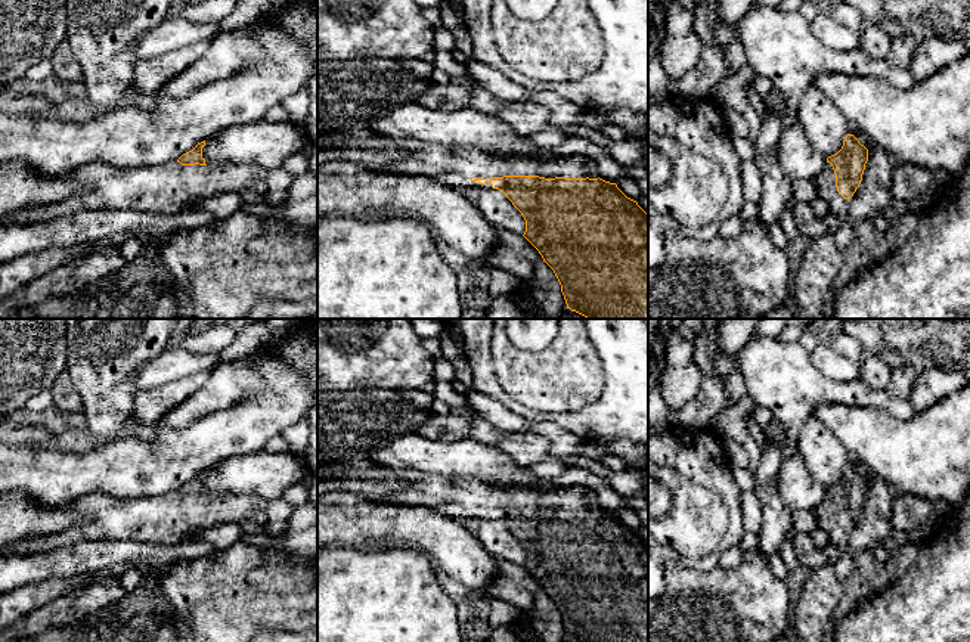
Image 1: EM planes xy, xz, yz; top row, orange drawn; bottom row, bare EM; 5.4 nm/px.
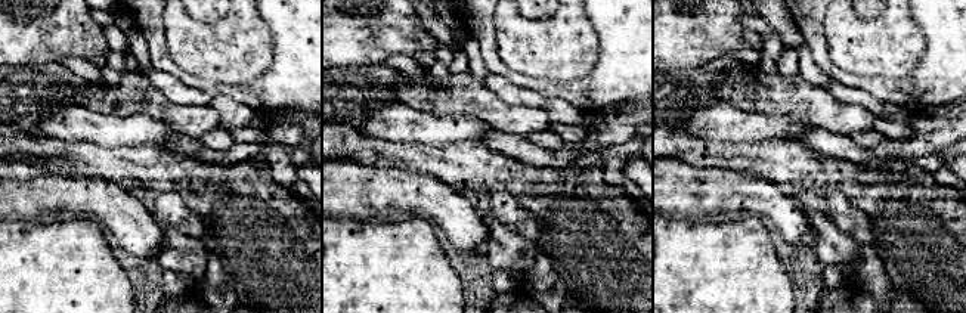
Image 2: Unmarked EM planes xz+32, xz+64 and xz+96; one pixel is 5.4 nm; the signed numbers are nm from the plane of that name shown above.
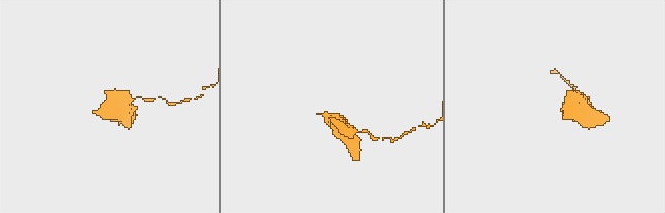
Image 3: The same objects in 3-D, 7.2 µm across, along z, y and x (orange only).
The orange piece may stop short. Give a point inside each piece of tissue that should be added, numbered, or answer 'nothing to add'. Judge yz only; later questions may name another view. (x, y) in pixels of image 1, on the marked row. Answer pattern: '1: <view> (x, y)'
1: yz (824, 183)

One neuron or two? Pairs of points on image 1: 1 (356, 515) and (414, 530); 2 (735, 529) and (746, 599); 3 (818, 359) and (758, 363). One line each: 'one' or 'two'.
1: one
2: two
3: two

